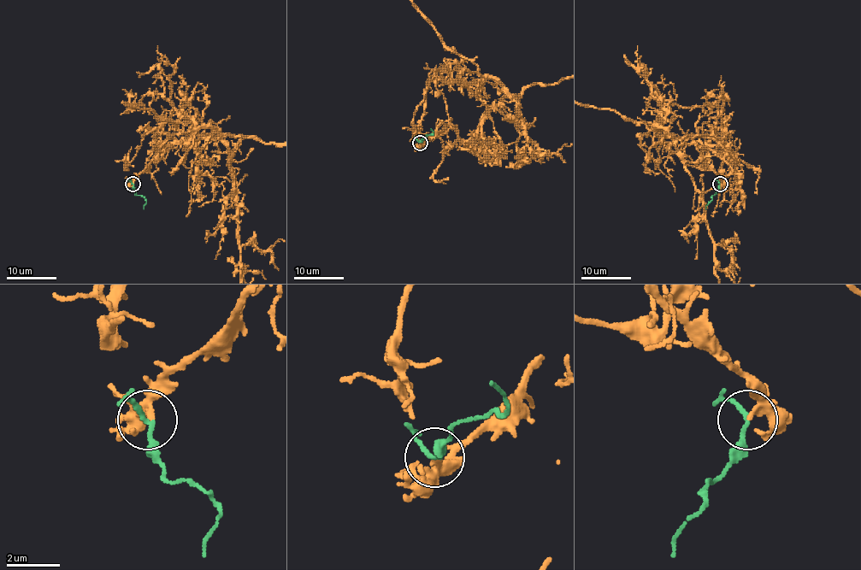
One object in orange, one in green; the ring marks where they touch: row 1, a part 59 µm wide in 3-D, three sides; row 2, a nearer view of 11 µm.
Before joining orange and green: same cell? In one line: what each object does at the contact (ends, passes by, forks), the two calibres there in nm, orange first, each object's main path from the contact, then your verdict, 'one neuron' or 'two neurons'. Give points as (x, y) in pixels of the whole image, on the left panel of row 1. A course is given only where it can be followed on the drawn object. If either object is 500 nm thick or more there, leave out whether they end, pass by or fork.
orange forks there; green passes by; 180 nm thick on the orange side, 160 nm on the other; green runs (132, 184), (133, 191), (144, 197), (144, 209); one neuron

